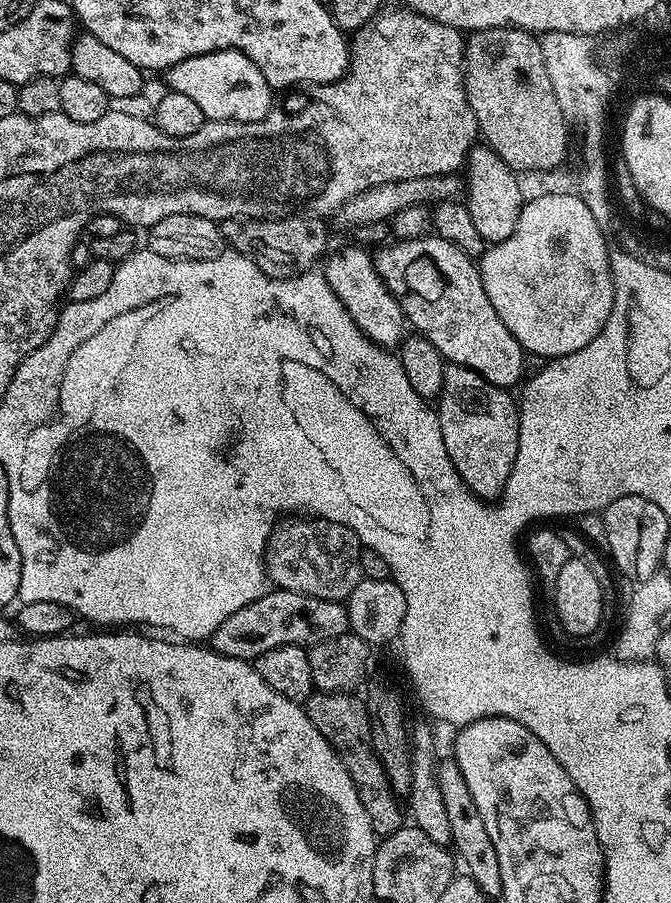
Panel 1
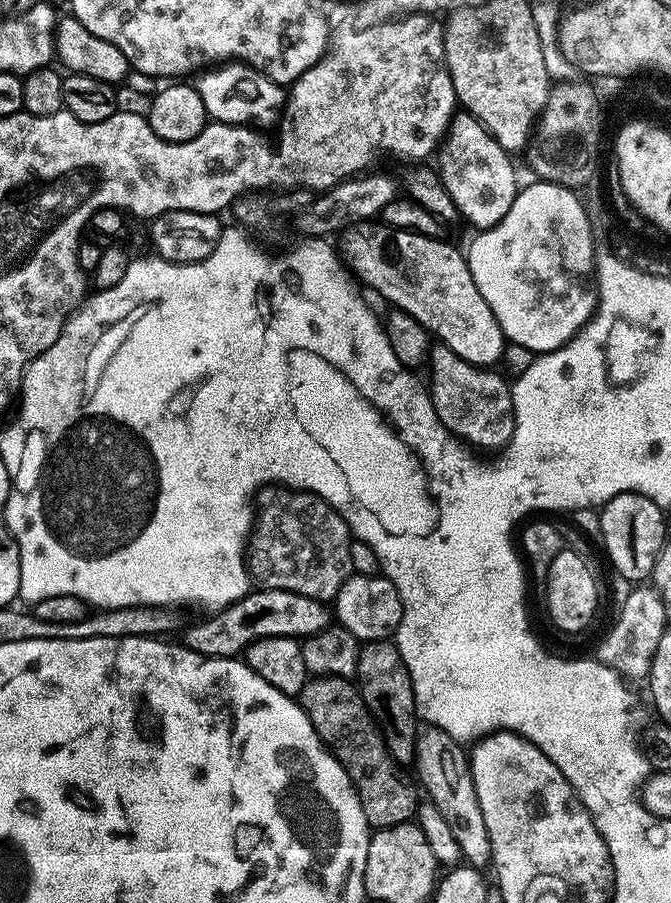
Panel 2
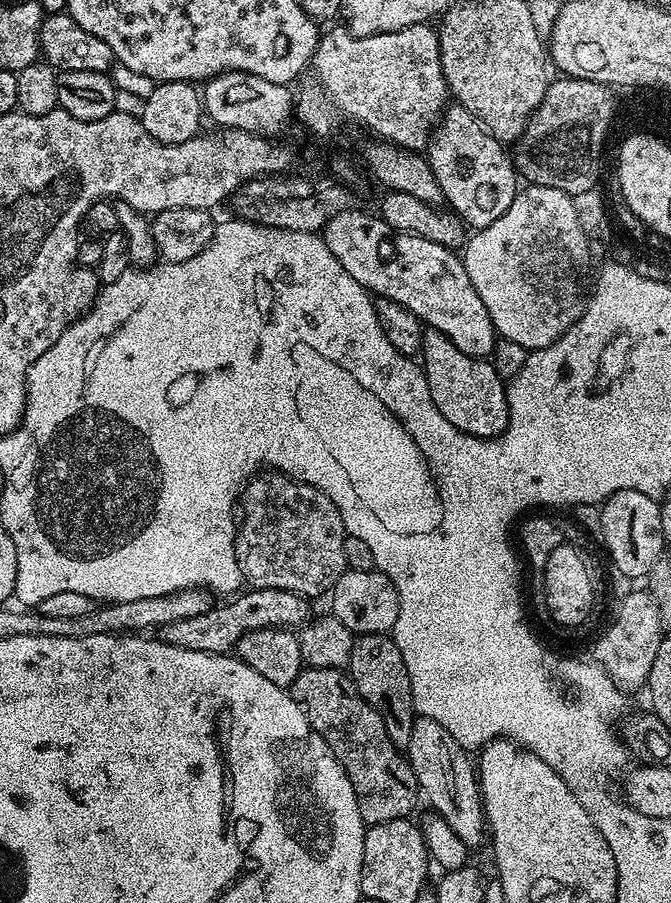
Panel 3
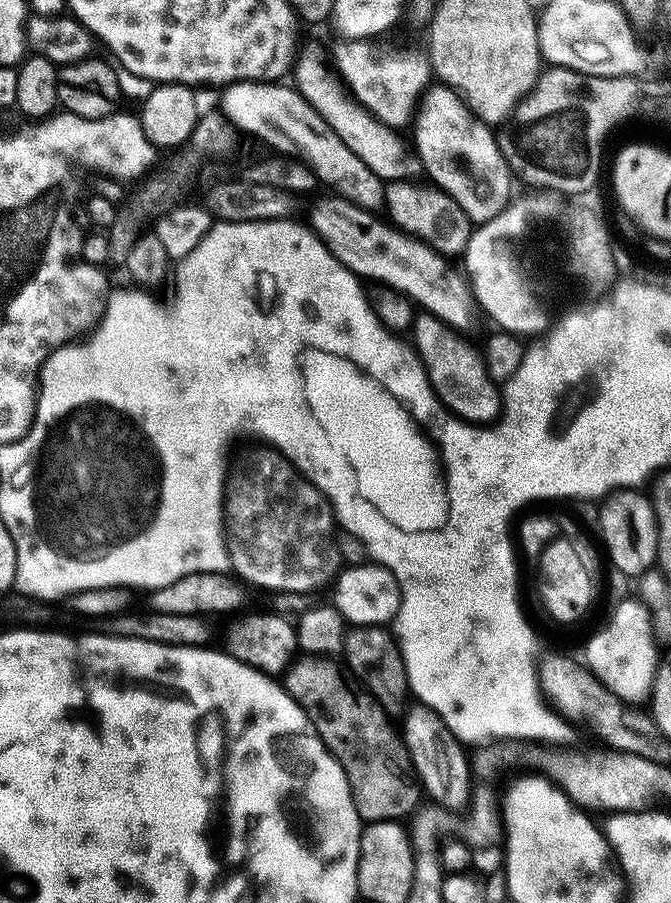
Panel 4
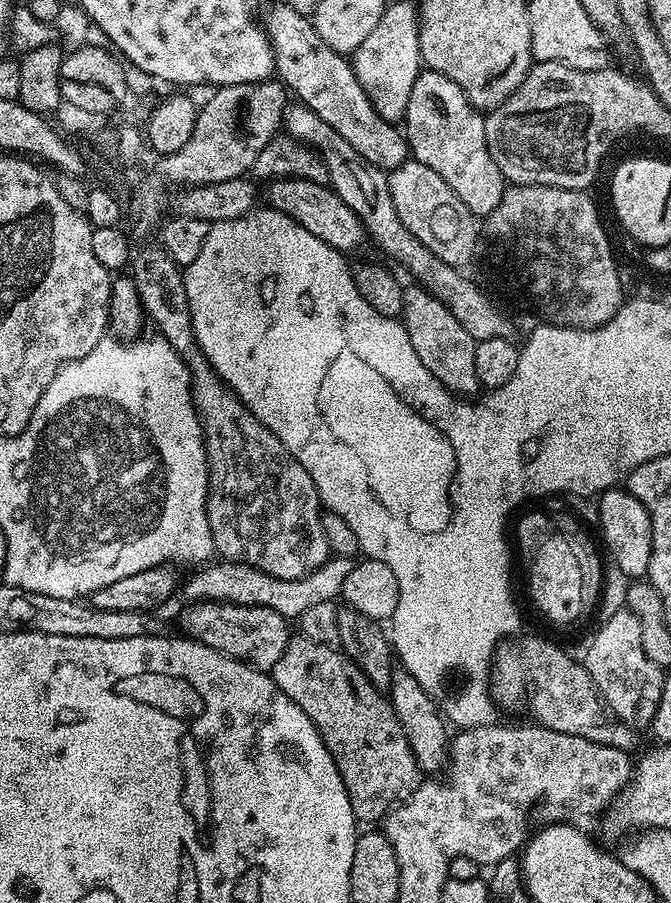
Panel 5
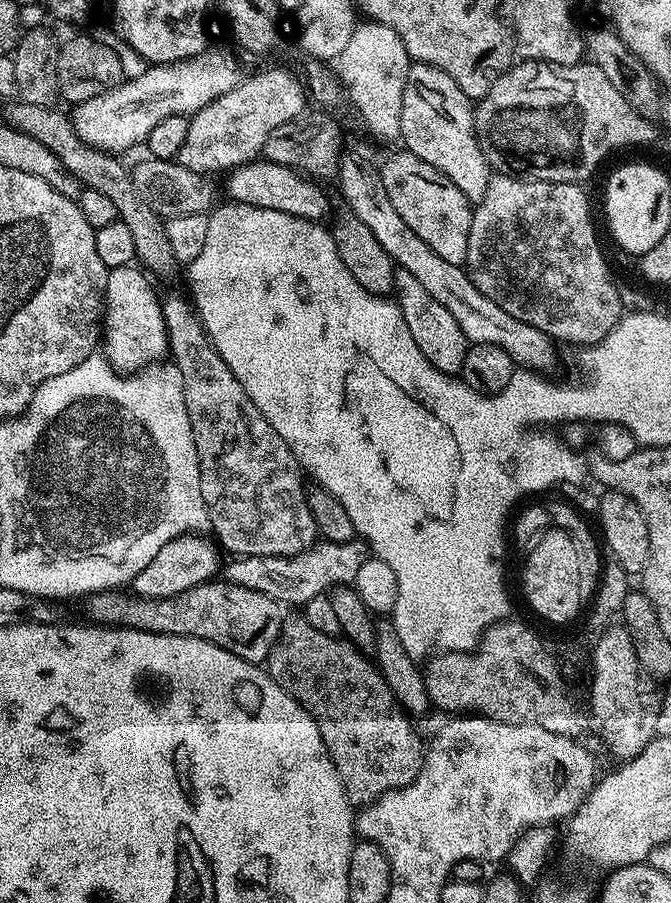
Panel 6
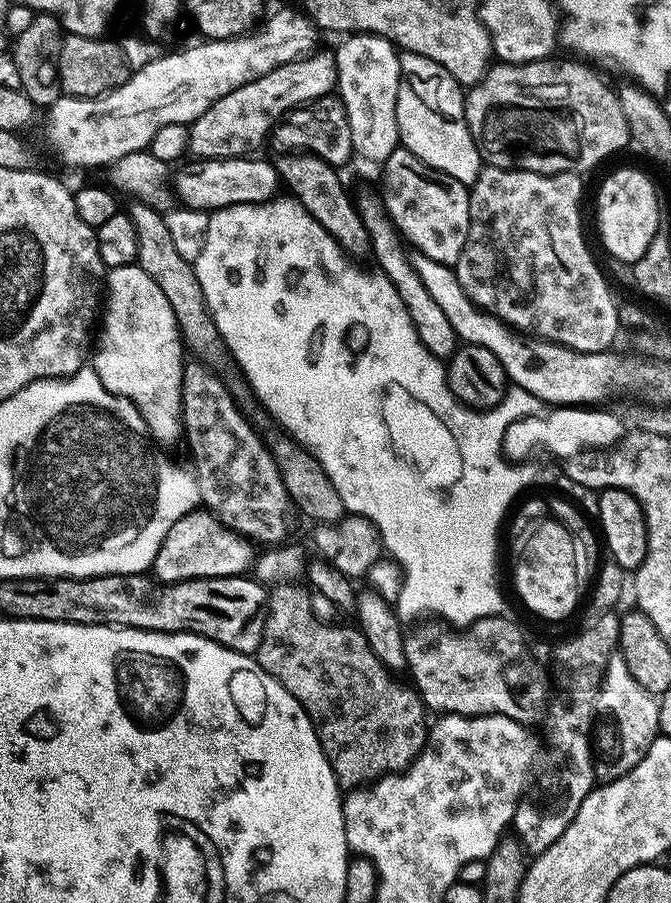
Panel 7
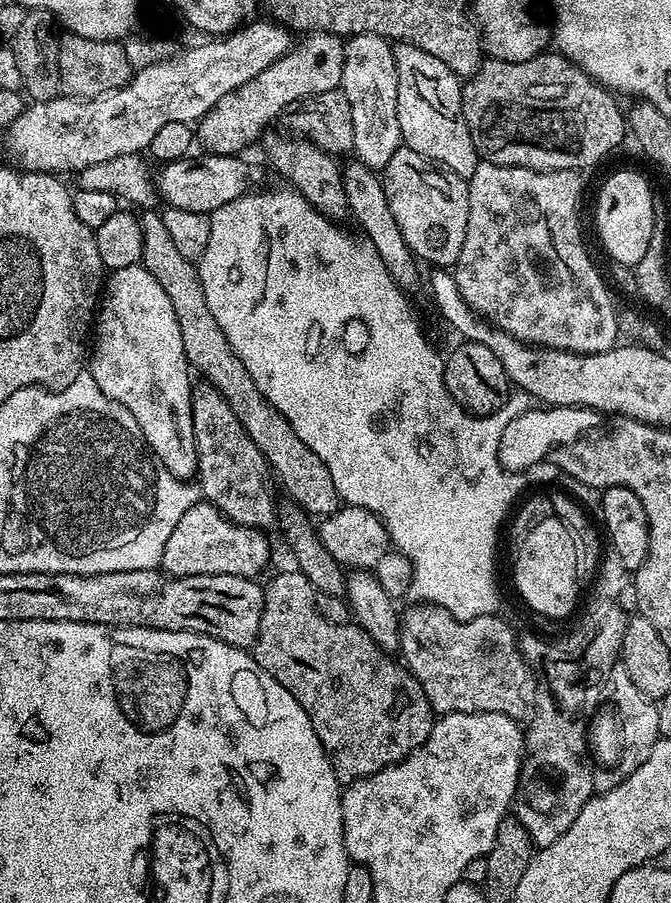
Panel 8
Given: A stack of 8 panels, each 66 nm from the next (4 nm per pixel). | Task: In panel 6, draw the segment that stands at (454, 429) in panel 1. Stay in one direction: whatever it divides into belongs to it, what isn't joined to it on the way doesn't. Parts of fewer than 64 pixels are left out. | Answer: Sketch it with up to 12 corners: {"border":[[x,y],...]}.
{"border":[[397,267],[394,302],[424,363],[450,378],[470,347],[450,310]]}

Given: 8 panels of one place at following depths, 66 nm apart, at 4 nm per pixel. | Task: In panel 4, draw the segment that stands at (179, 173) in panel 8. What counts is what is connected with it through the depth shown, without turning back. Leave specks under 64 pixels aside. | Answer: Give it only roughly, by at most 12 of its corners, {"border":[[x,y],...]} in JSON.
{"border":[[335,194],[306,220],[338,262],[464,330],[445,257]]}

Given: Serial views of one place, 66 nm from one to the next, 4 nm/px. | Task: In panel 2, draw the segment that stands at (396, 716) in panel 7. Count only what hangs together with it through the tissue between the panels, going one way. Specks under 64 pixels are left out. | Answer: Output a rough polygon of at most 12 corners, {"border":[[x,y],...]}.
{"border":[[343,676],[298,703],[352,779],[369,829],[411,821],[417,789]]}

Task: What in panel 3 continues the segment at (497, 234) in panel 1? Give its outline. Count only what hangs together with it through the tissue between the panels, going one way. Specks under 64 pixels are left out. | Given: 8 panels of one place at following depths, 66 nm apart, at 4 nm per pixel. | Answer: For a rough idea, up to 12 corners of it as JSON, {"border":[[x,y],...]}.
{"border":[[445,107],[426,159],[469,229],[514,202],[518,173],[497,137]]}

